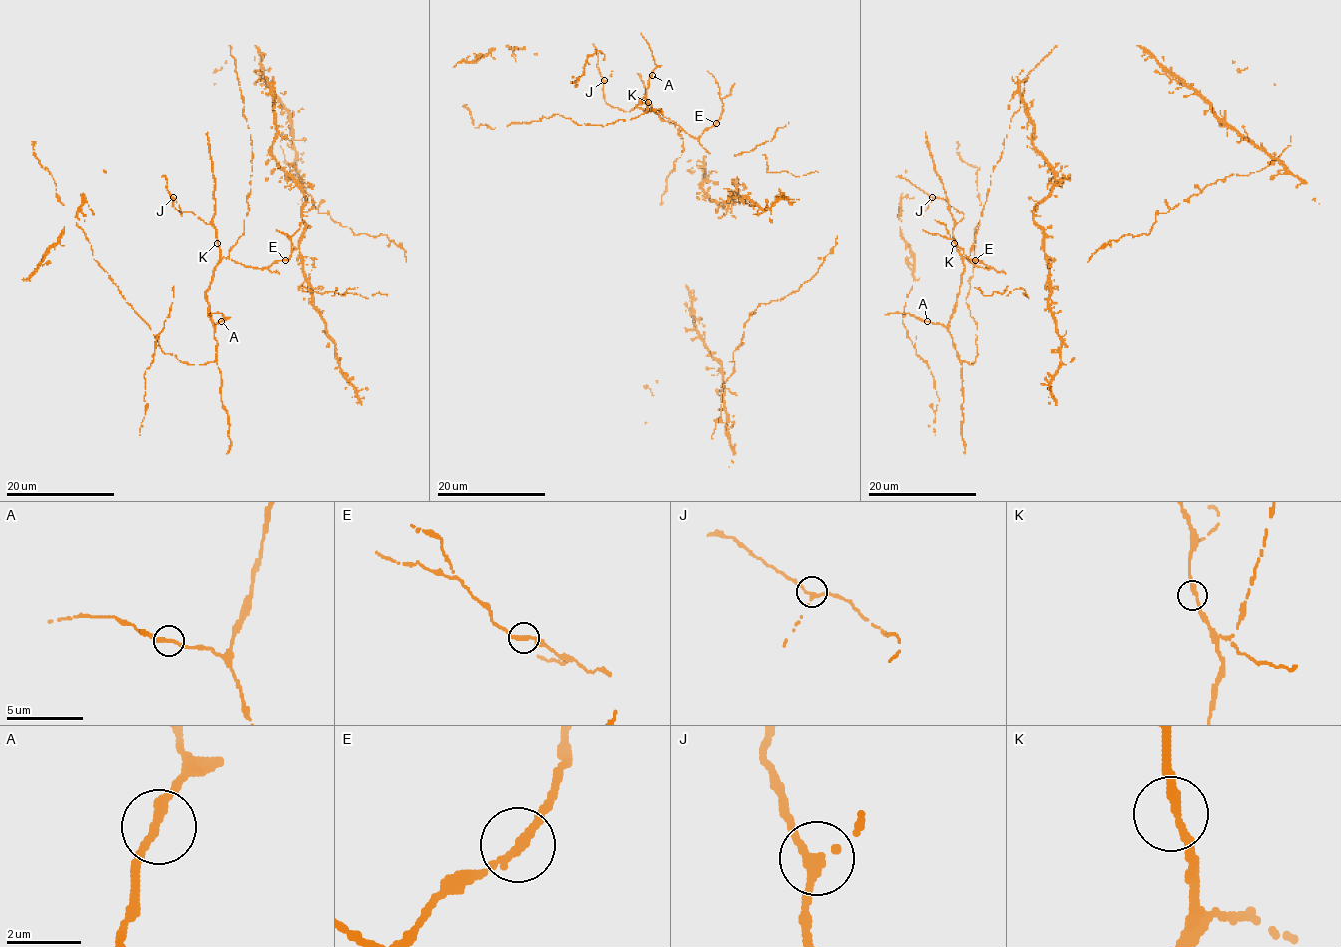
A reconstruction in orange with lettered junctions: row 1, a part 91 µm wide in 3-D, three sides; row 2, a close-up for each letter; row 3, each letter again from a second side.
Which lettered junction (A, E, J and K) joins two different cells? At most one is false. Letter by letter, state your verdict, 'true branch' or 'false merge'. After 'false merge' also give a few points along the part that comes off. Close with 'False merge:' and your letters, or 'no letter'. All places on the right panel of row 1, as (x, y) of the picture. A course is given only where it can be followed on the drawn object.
A: true branch
E: true branch
J: true branch
K: true branch
False merge: no letter

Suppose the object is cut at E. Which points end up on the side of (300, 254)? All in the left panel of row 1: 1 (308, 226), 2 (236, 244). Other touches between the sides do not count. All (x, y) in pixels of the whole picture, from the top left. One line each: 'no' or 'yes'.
1: yes
2: yes

